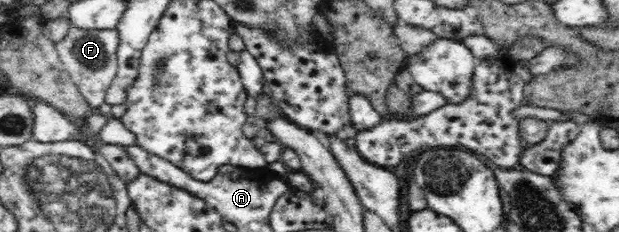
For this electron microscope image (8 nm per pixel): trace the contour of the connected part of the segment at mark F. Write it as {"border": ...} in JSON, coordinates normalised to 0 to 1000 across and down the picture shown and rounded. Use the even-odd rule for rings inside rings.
{"border":[[[113,103],[108,151],[99,177],[87,185],[97,289],[111,315],[118,362],[126,375],[147,466],[157,470],[168,440],[171,401],[187,332],[191,302],[189,142],[189,121],[134,125]]]}

